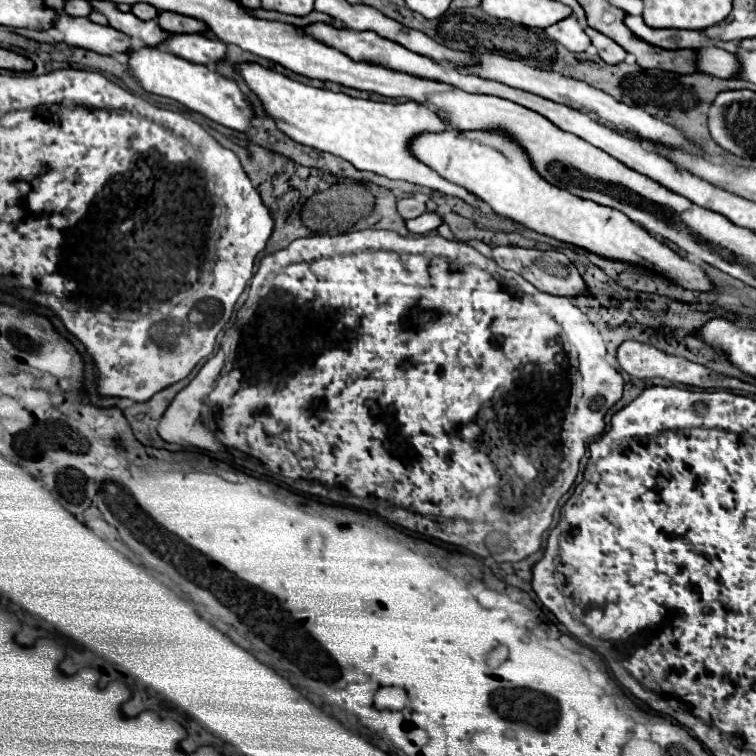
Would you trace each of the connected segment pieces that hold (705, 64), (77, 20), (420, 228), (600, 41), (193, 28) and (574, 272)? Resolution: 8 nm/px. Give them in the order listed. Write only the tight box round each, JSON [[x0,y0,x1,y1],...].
[[698,47,740,79],[52,11,132,53],[406,213,444,235],[584,27,626,65],[158,11,208,33],[492,247,586,297]]

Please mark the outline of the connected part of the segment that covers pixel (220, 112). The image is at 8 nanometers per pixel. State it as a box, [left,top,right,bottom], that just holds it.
[128,47,250,131]

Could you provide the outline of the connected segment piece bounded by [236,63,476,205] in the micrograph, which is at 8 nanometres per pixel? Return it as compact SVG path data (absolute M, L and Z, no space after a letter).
M238 63L236 73L244 79L248 89L260 99L264 111L274 119L276 127L296 143L314 147L318 151L334 153L350 161L360 171L372 171L388 179L402 179L416 185L436 189L444 195L460 197L474 205L474 195L436 175L428 165L418 161L410 151L408 143L414 135L424 131L442 131L446 125L436 117L434 111L426 109L416 101L388 103L350 97L346 93L334 93L328 89L316 89L298 83L278 71L266 69L258 63Z

